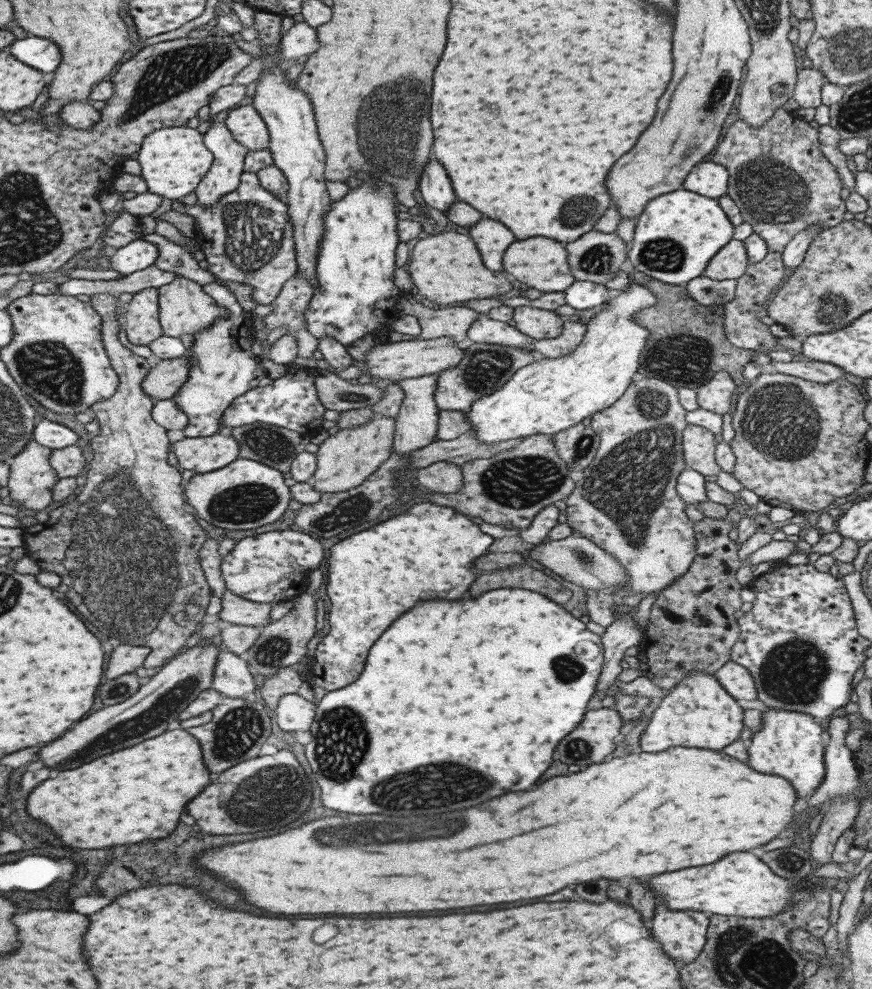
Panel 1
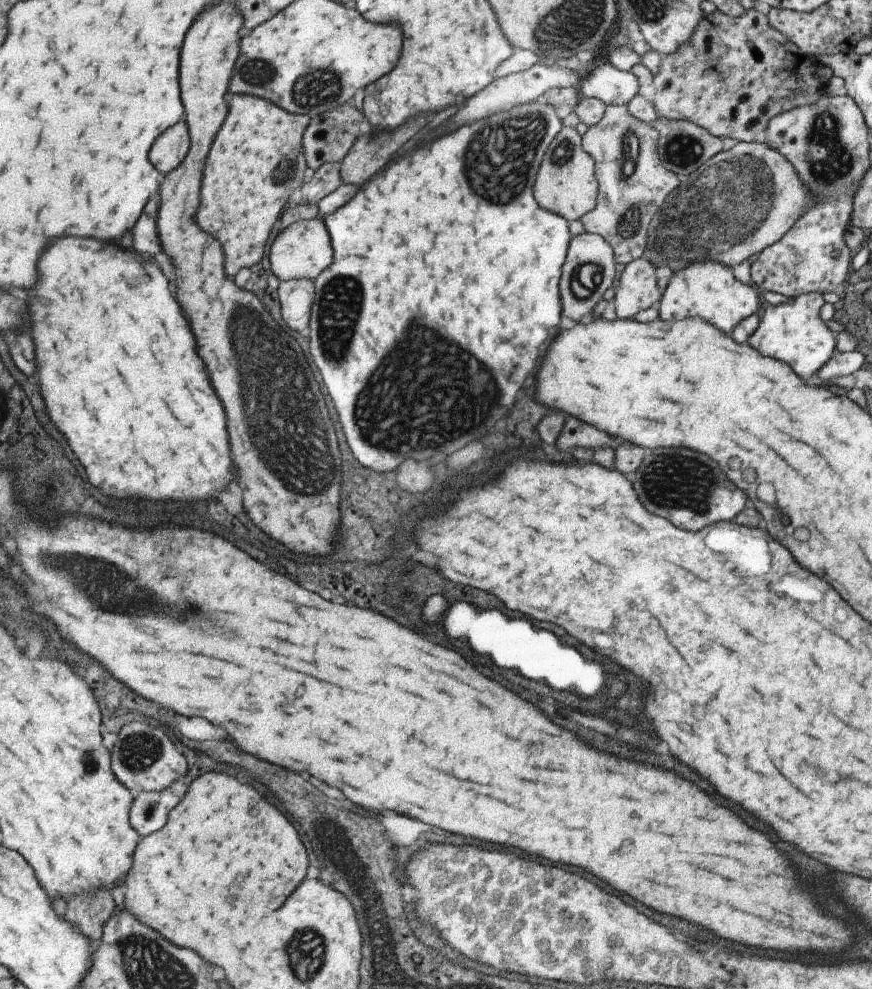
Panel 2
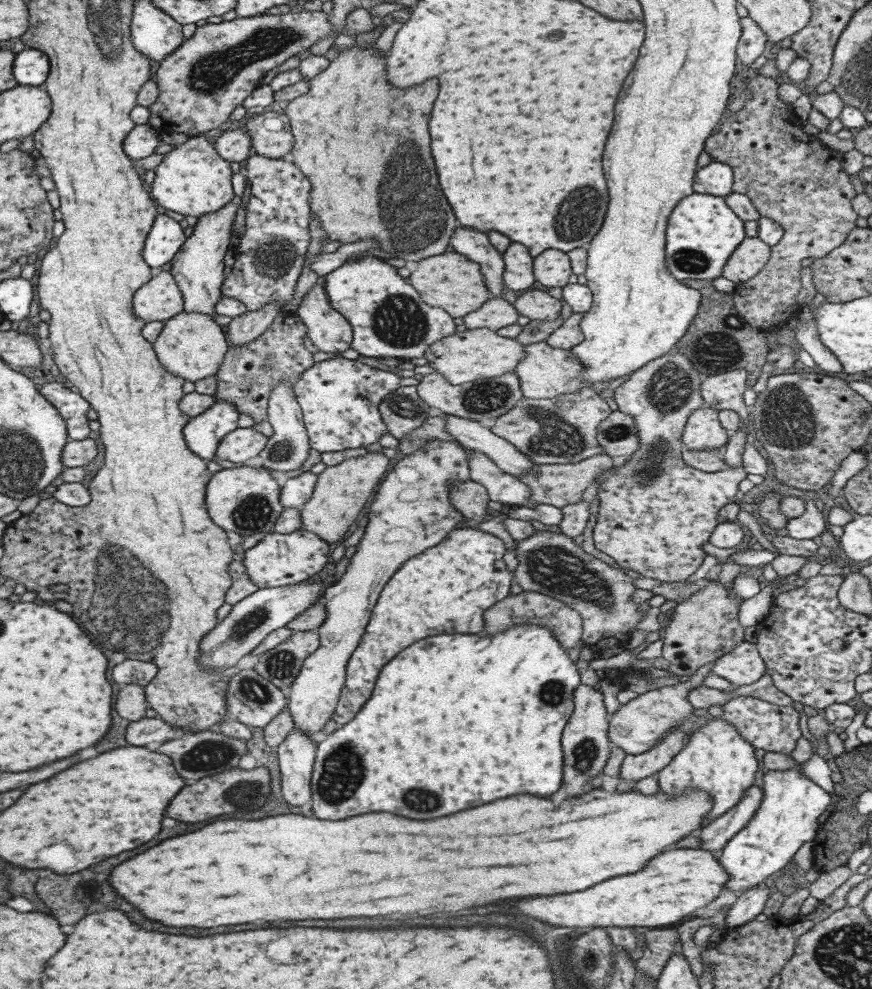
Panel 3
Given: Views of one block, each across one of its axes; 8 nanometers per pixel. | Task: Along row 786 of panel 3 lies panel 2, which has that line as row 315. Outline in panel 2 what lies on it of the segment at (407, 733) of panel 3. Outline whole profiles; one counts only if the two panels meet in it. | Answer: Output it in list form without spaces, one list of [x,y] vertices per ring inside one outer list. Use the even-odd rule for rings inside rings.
[[[542,100],[528,102],[514,106],[508,112],[492,114],[488,120],[478,120],[470,126],[460,126],[454,132],[440,134],[430,142],[424,142],[420,148],[390,160],[382,170],[364,181],[346,204],[323,218],[331,236],[333,257],[331,265],[314,280],[315,299],[306,338],[310,340],[314,364],[318,366],[336,406],[348,446],[360,464],[372,470],[392,470],[404,460],[413,458],[422,462],[440,460],[442,456],[458,452],[468,442],[480,440],[500,420],[502,410],[514,404],[524,378],[532,372],[536,360],[540,358],[540,348],[546,348],[548,334],[558,326],[562,314],[558,278],[572,237],[569,222],[563,216],[542,208],[532,196],[532,186],[543,161],[542,156],[563,127],[554,110],[556,108],[552,105],[542,104]]]

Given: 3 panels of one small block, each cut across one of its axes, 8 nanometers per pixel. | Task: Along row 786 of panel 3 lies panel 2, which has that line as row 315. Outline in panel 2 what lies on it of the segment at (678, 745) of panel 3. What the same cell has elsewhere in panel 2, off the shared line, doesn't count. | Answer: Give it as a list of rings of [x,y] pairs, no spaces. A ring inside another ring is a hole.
[[[644,258],[633,260],[625,266],[615,289],[614,304],[618,319],[636,318],[640,311],[658,304],[662,296],[658,291],[656,267]]]

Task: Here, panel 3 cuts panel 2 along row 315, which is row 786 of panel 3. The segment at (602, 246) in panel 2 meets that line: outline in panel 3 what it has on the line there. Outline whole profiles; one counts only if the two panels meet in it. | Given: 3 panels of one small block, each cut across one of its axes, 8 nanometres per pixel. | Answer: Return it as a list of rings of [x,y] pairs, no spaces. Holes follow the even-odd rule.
[[[580,684],[574,692],[574,709],[562,736],[562,750],[564,750],[564,788],[568,794],[584,794],[586,786],[602,772],[612,750],[609,737],[609,715],[604,706],[604,696],[594,687]]]

